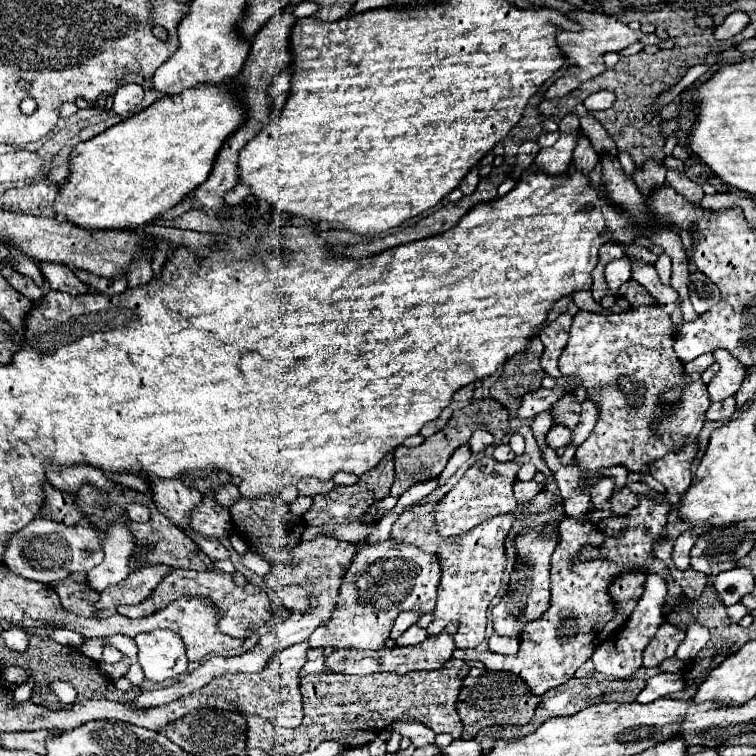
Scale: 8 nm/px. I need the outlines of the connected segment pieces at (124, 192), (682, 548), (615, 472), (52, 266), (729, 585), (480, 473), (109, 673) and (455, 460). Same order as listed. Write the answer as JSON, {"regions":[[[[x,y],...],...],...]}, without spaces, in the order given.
{"regions":[[[[199,83],[177,95],[165,95],[151,107],[113,125],[91,141],[83,141],[73,151],[73,167],[67,183],[61,187],[55,209],[65,213],[71,223],[91,229],[129,229],[145,225],[175,207],[211,173],[221,145],[245,123],[247,109],[239,103],[239,95],[229,83]]],[[[687,529],[685,533],[681,533],[677,537],[675,547],[673,547],[673,555],[671,555],[677,569],[687,569],[691,565],[689,559],[691,559],[691,549],[693,549],[695,541],[697,541],[697,533],[693,529]]],[[[617,465],[617,467],[609,467],[609,469],[599,469],[597,471],[597,475],[599,477],[611,477],[611,479],[615,479],[615,489],[623,489],[625,487],[625,483],[627,483],[627,475],[629,475],[629,471],[625,469],[625,467],[621,467],[621,465]]],[[[39,261],[39,269],[41,269],[45,281],[49,283],[49,287],[55,289],[55,291],[63,291],[63,293],[69,293],[69,295],[79,295],[79,293],[89,291],[87,285],[81,283],[65,263]]],[[[735,567],[735,571],[725,571],[717,575],[715,589],[721,595],[721,601],[729,607],[739,603],[755,587],[755,575],[747,567]]],[[[487,459],[485,467],[471,467],[463,479],[447,493],[447,497],[437,505],[437,531],[441,537],[453,537],[469,533],[473,527],[491,519],[495,515],[513,513],[517,509],[517,501],[513,497],[513,485],[517,481],[519,463],[499,463],[495,459]]],[[[123,657],[121,663],[115,663],[115,665],[105,665],[105,663],[101,663],[101,665],[99,665],[99,671],[101,671],[105,677],[109,677],[109,679],[119,679],[119,677],[123,677],[123,675],[129,671],[129,659]]],[[[465,445],[465,447],[459,447],[459,449],[451,455],[451,459],[449,459],[447,467],[443,469],[443,473],[439,475],[439,479],[437,479],[439,485],[443,485],[443,483],[445,483],[445,481],[447,481],[447,479],[469,459],[469,455],[471,455],[471,453],[469,453],[469,447],[467,447],[467,445]]]]}

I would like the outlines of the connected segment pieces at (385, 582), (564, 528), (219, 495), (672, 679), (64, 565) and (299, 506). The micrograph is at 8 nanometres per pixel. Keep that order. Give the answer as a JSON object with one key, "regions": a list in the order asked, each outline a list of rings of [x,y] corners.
{"regions":[[[[393,539],[365,545],[353,559],[349,575],[341,585],[337,611],[325,627],[309,637],[311,647],[333,649],[383,649],[390,638],[395,619],[403,609],[429,613],[435,609],[437,587],[441,581],[441,563],[435,553],[425,553],[415,545],[397,543]]],[[[565,517],[559,525],[559,535],[561,543],[557,545],[557,551],[551,557],[551,607],[541,619],[525,625],[525,631],[519,639],[519,651],[513,657],[505,657],[491,651],[480,652],[476,649],[457,649],[453,653],[456,659],[481,661],[487,669],[509,671],[519,675],[529,685],[533,695],[543,695],[547,689],[553,689],[569,681],[575,675],[575,671],[591,657],[593,639],[617,613],[615,601],[609,595],[609,587],[615,581],[613,577],[619,575],[619,565],[609,563],[605,559],[575,563],[575,555],[579,555],[579,551],[585,545],[603,545],[605,535],[601,533],[601,529],[585,521],[585,517]]],[[[227,483],[227,485],[223,485],[223,487],[219,487],[215,491],[217,503],[219,505],[225,505],[225,507],[231,507],[239,497],[241,497],[241,493],[239,493],[239,489],[233,483]]],[[[661,673],[661,675],[655,675],[647,681],[645,689],[637,695],[637,701],[649,703],[649,701],[655,701],[659,697],[680,691],[684,687],[685,680],[681,673]]],[[[41,511],[29,525],[25,525],[23,529],[11,535],[11,539],[5,545],[5,555],[3,555],[3,563],[15,575],[21,575],[25,579],[33,579],[45,585],[51,585],[57,579],[65,579],[67,575],[75,571],[89,571],[97,567],[101,561],[103,561],[101,535],[87,518],[69,527],[65,523],[57,523],[41,515]]],[[[299,495],[293,503],[291,503],[291,511],[295,513],[295,515],[303,515],[307,509],[311,507],[311,497],[307,497],[307,495]]]]}

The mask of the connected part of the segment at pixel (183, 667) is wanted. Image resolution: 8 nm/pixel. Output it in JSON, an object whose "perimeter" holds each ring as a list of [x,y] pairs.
{"perimeter":[[[149,631],[143,637],[143,643],[139,643],[139,635],[135,637],[135,643],[139,647],[139,665],[145,671],[145,677],[153,683],[161,683],[167,677],[177,677],[187,671],[187,655],[181,635],[175,631]]]}

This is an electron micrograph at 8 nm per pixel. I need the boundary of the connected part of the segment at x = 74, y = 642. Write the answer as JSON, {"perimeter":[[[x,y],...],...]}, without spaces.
{"perimeter":[[[55,629],[51,633],[51,637],[61,643],[61,645],[71,645],[71,647],[79,647],[85,639],[81,635],[77,635],[75,631],[69,631],[69,629]]]}

